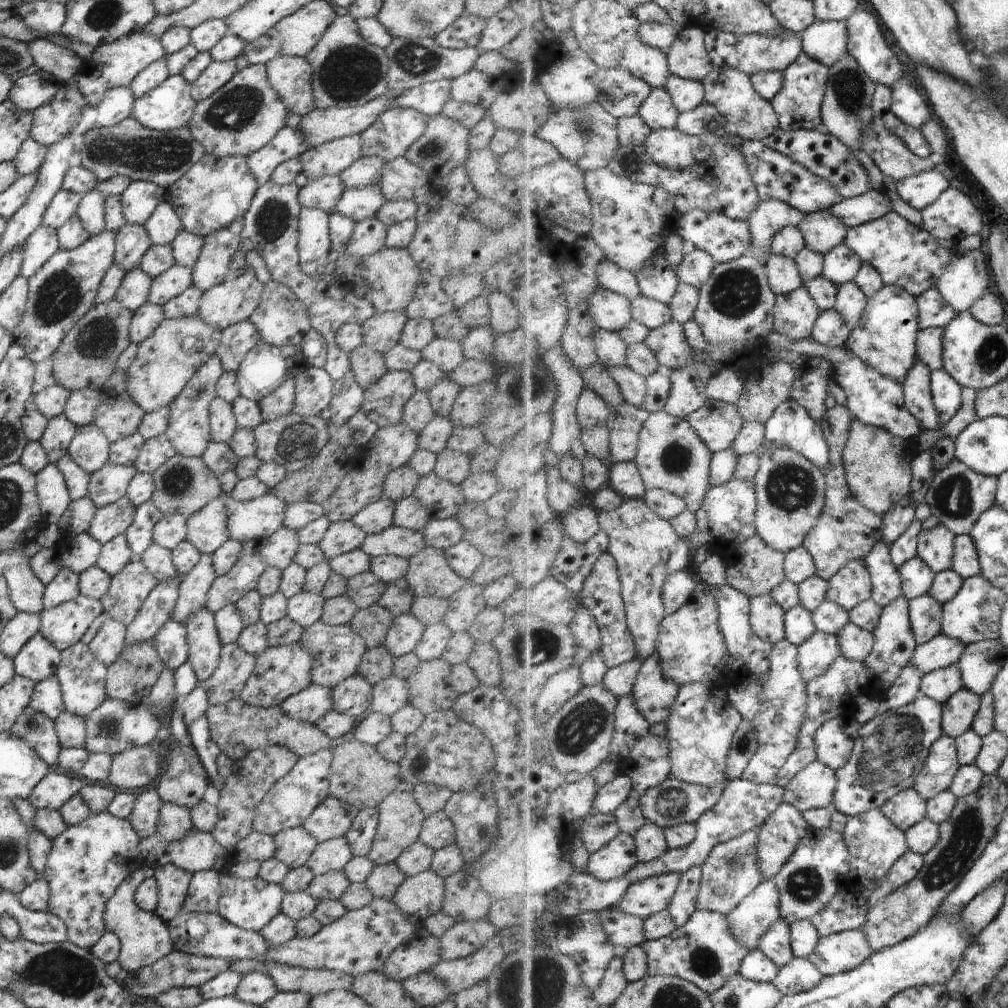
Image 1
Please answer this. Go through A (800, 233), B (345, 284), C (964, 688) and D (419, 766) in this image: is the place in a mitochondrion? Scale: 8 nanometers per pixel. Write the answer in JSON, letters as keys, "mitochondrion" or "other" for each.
{"A":"other","B":"other","C":"other","D":"mitochondrion"}

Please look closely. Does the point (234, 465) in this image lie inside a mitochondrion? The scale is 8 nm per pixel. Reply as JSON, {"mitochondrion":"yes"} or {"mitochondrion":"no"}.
{"mitochondrion":"no"}

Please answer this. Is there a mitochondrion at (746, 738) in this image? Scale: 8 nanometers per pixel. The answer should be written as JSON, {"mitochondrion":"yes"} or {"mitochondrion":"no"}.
{"mitochondrion":"yes"}

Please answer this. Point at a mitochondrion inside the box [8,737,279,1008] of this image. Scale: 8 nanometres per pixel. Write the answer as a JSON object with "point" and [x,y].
{"point":[69,975]}

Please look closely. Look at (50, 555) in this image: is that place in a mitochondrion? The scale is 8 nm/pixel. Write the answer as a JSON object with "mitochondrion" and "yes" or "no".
{"mitochondrion":"no"}

